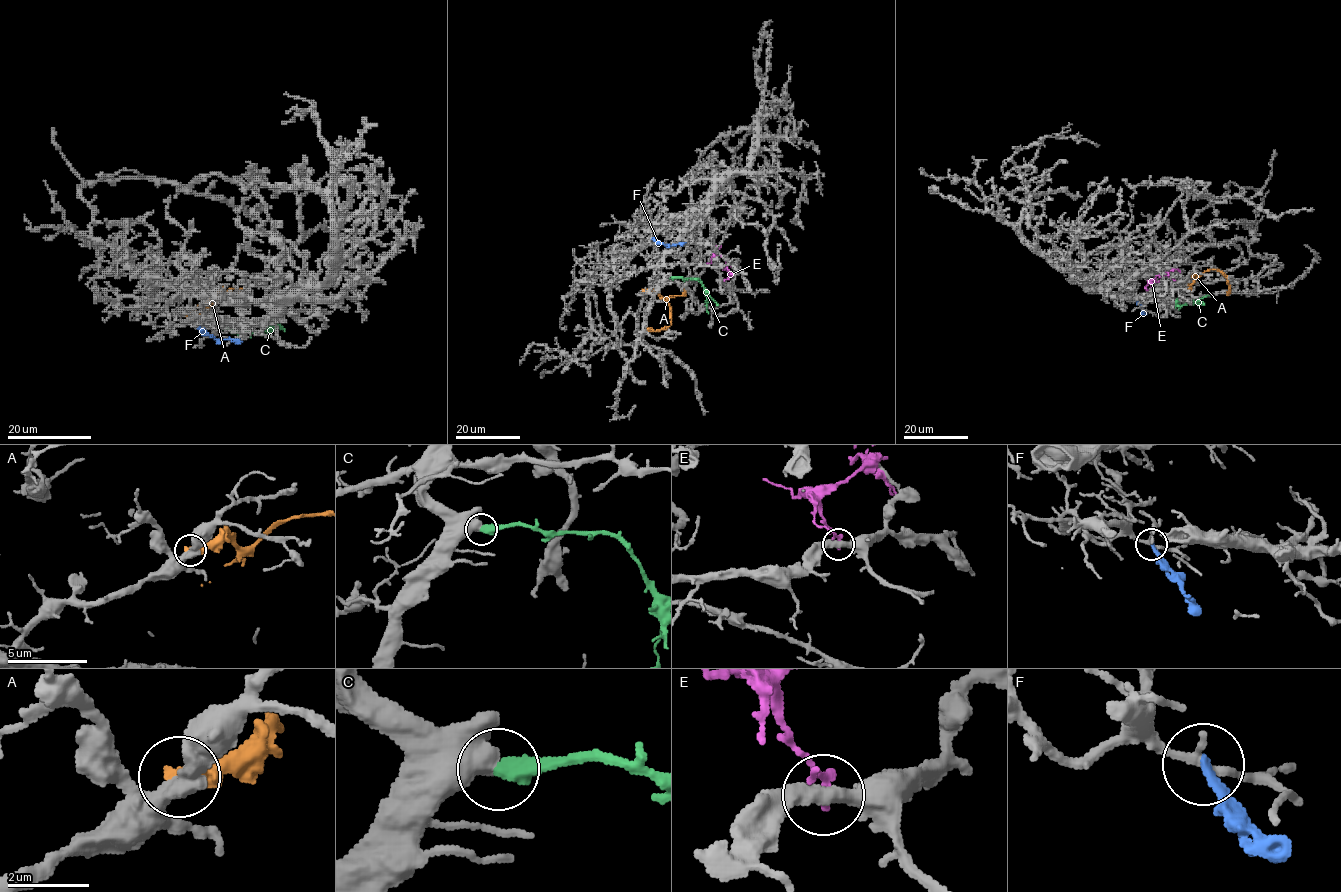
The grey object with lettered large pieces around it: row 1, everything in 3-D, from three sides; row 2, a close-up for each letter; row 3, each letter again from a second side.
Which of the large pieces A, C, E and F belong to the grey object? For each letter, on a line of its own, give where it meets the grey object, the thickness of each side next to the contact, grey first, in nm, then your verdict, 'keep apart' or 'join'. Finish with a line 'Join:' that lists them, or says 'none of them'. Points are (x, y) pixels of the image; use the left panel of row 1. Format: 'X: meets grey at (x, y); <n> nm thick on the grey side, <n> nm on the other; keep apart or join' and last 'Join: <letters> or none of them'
A: meets grey at (242, 294); 440 nm thick on the grey side, 440 nm on the other; keep apart
C: meets grey at (222, 326); 440 nm thick on the grey side, 550 nm on the other; join
E: meets grey at (288, 313); 400 nm thick on the grey side, 180 nm on the other; keep apart
F: meets grey at (197, 324); 200 nm thick on the grey side, 260 nm on the other; keep apart
Join: C

